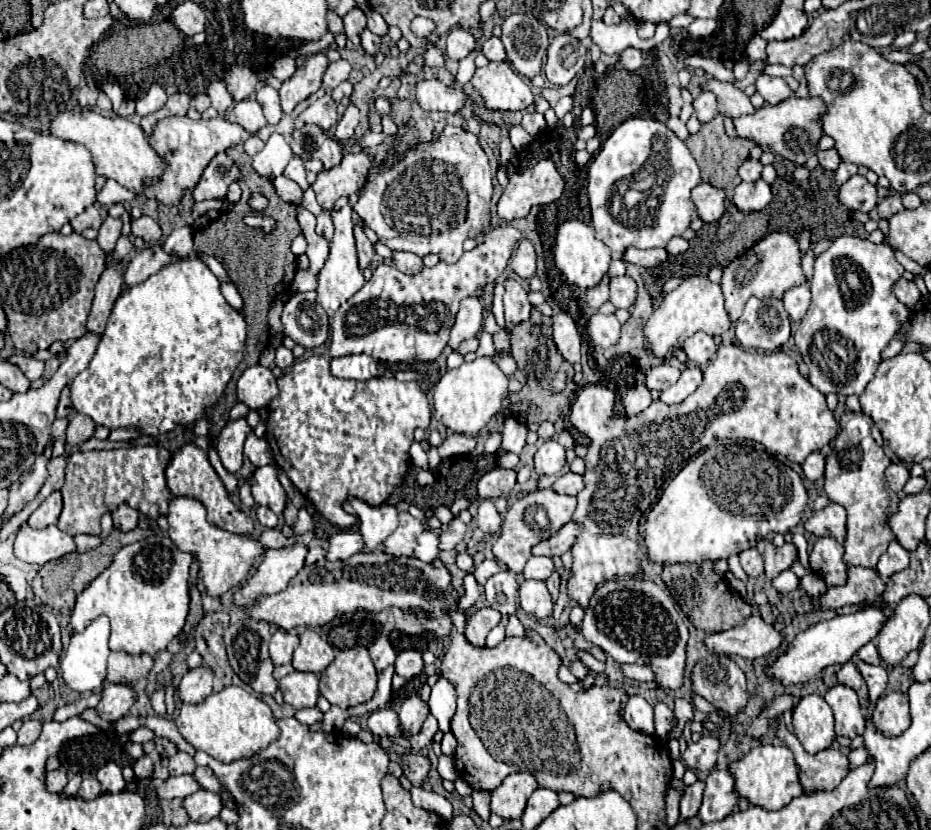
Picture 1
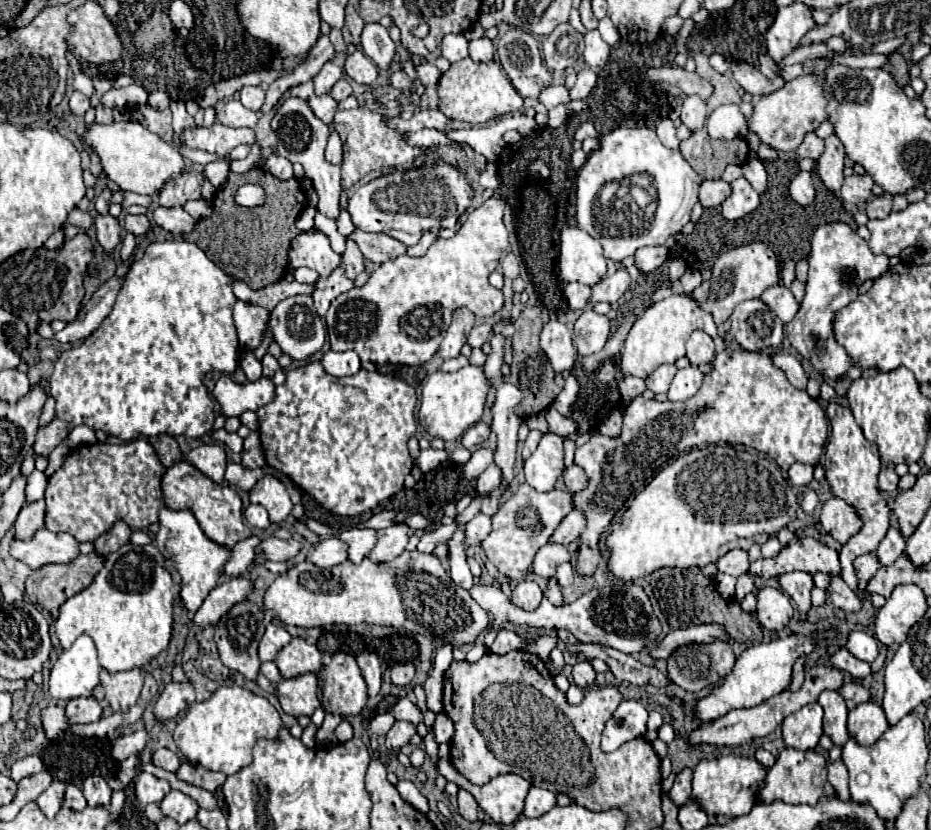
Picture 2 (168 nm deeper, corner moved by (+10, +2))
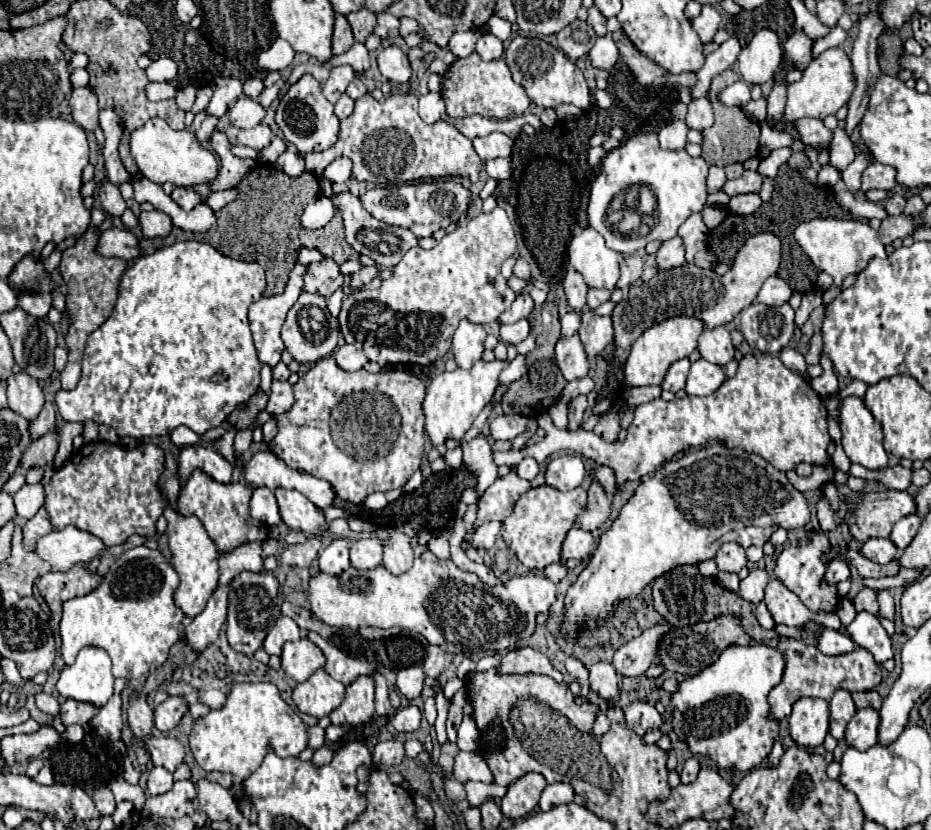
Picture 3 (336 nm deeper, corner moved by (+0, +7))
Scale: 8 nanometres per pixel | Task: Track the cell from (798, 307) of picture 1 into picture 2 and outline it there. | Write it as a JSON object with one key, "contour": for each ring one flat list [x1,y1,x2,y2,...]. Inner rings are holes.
{"contour":[[774,285,770,289,766,289,760,297,784,323,792,321,800,309,798,301,794,299,792,291,786,285]]}

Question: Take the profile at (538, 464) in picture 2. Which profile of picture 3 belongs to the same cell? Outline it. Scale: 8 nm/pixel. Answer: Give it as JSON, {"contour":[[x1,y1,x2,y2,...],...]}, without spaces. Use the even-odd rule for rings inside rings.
{"contour":[[560,456,548,462,546,466,546,484,560,490,572,490,582,484,586,470,580,456]]}

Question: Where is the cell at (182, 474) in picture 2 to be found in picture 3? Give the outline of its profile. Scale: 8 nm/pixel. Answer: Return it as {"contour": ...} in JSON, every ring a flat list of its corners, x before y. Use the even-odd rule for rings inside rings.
{"contour":[[194,470,192,476,186,480,186,484,180,490,176,508,182,516,198,516,204,524,208,536,216,544,218,552,230,552,246,542,264,542,270,536,270,528,248,514,248,502,252,496,252,488,240,482,220,484,206,476,202,470]]}

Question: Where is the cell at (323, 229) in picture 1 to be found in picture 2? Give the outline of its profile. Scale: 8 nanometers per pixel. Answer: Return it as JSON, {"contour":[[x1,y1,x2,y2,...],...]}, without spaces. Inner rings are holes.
{"contour":[[322,231,300,233,294,237,288,259,290,267,310,267,322,277,326,277,326,273,330,273,330,269,338,267,342,261,342,257,332,251,330,241]]}

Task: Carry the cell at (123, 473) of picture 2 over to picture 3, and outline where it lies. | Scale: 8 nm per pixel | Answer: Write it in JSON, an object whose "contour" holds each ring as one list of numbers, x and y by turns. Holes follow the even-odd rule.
{"contour":[[102,440,88,442,82,448,74,450,72,456,64,462,64,466,54,472,52,482,44,488,46,492,44,508,56,530,76,526,80,530,98,536,100,540,104,540,106,546,124,544,132,534,152,538,156,536,156,520,162,516,166,508,166,500,158,490,158,478,162,470,164,470,164,452,154,444,142,444,136,450,128,450,120,444,110,444]]}

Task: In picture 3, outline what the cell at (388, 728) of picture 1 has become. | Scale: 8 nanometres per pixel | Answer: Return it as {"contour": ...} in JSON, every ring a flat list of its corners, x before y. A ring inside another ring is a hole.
{"contour":[[410,704,406,708,396,710,396,714,392,716,392,724,398,732,414,732,420,726,420,716,422,716,420,708]]}

